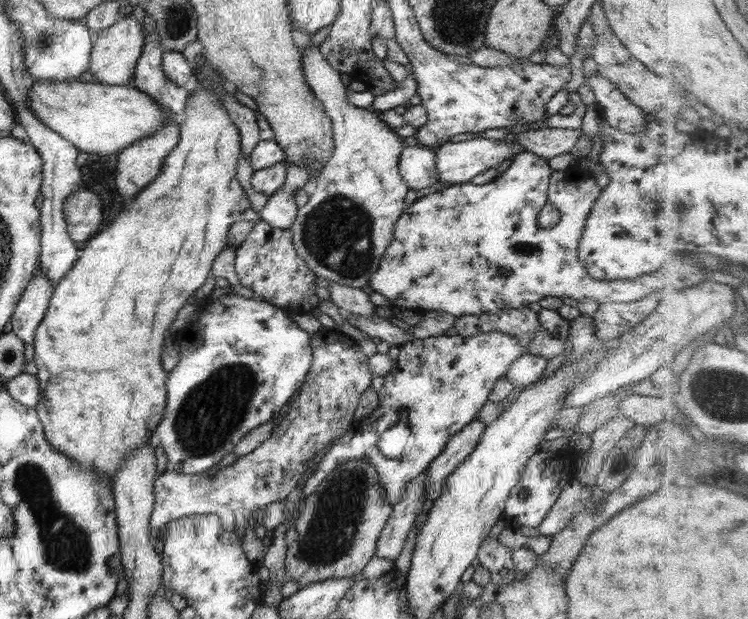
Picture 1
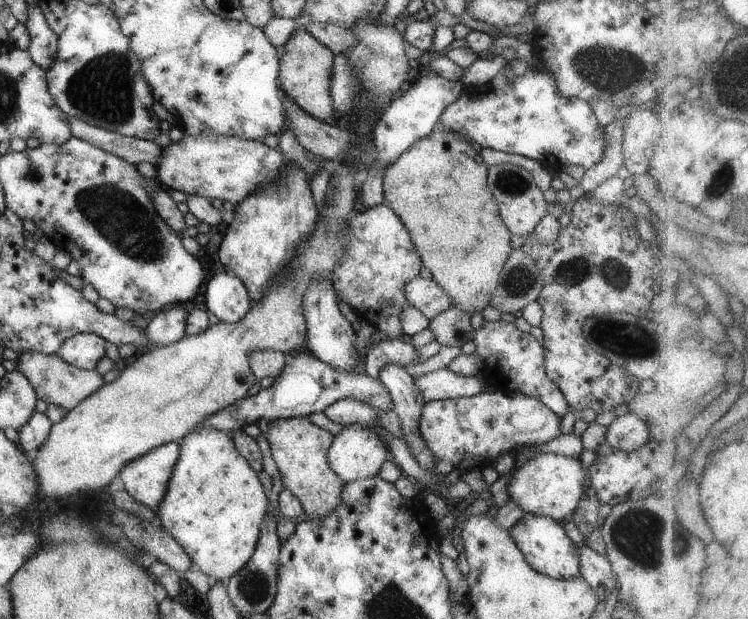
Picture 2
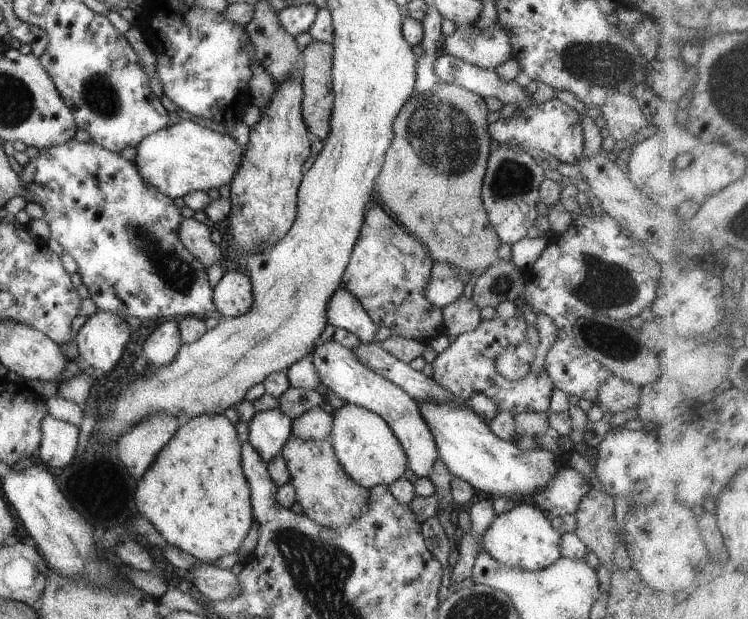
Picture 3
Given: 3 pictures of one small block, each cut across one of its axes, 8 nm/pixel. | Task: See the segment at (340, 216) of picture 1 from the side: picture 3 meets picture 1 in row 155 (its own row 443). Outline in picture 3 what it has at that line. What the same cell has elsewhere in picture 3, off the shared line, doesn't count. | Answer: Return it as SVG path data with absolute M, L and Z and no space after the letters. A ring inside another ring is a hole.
M347 403L332 412L332 430L327 439L334 449L334 454L343 471L360 486L367 489L375 486L390 486L402 479L408 466L408 458L400 441L388 426L388 423L378 414Z

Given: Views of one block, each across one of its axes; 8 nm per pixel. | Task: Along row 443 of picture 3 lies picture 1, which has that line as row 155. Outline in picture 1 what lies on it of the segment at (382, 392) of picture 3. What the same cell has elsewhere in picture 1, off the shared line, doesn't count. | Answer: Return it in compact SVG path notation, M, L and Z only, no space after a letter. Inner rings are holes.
M404 147L399 156L398 171L404 182L417 191L440 182L437 178L435 152L429 147Z

